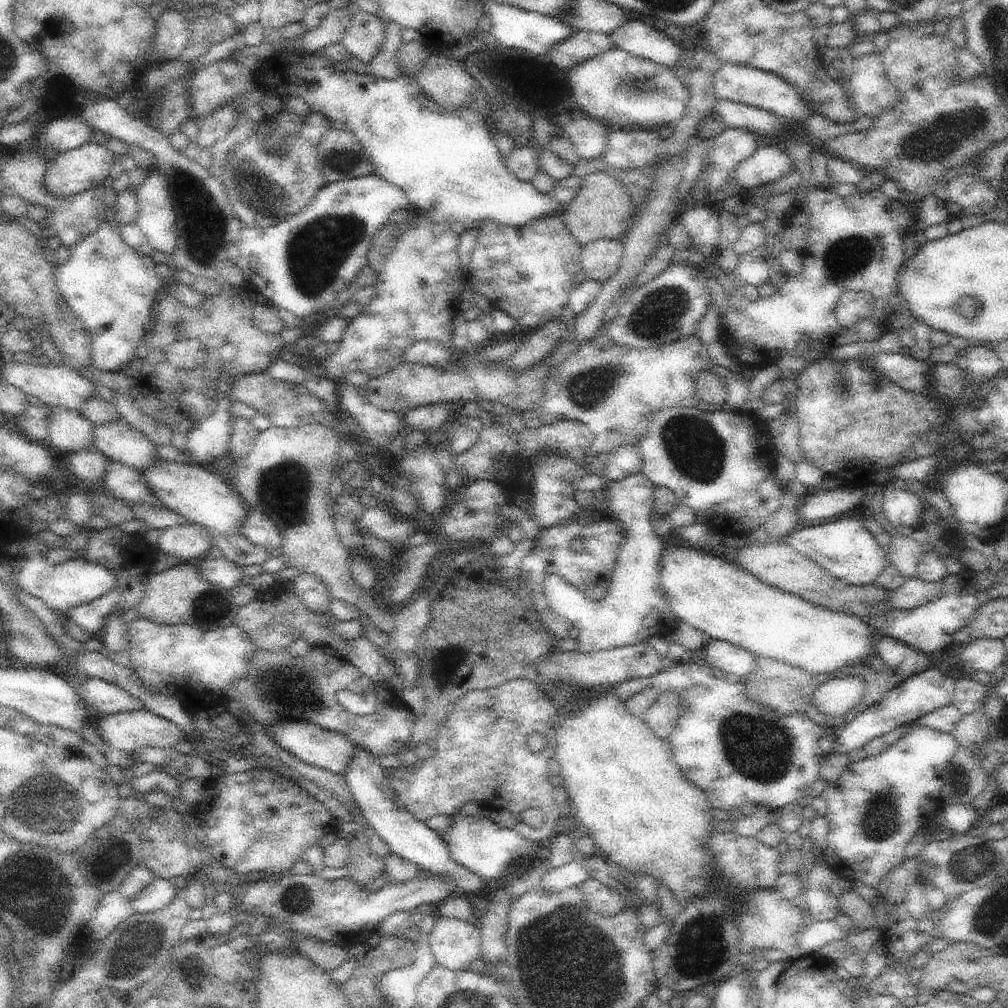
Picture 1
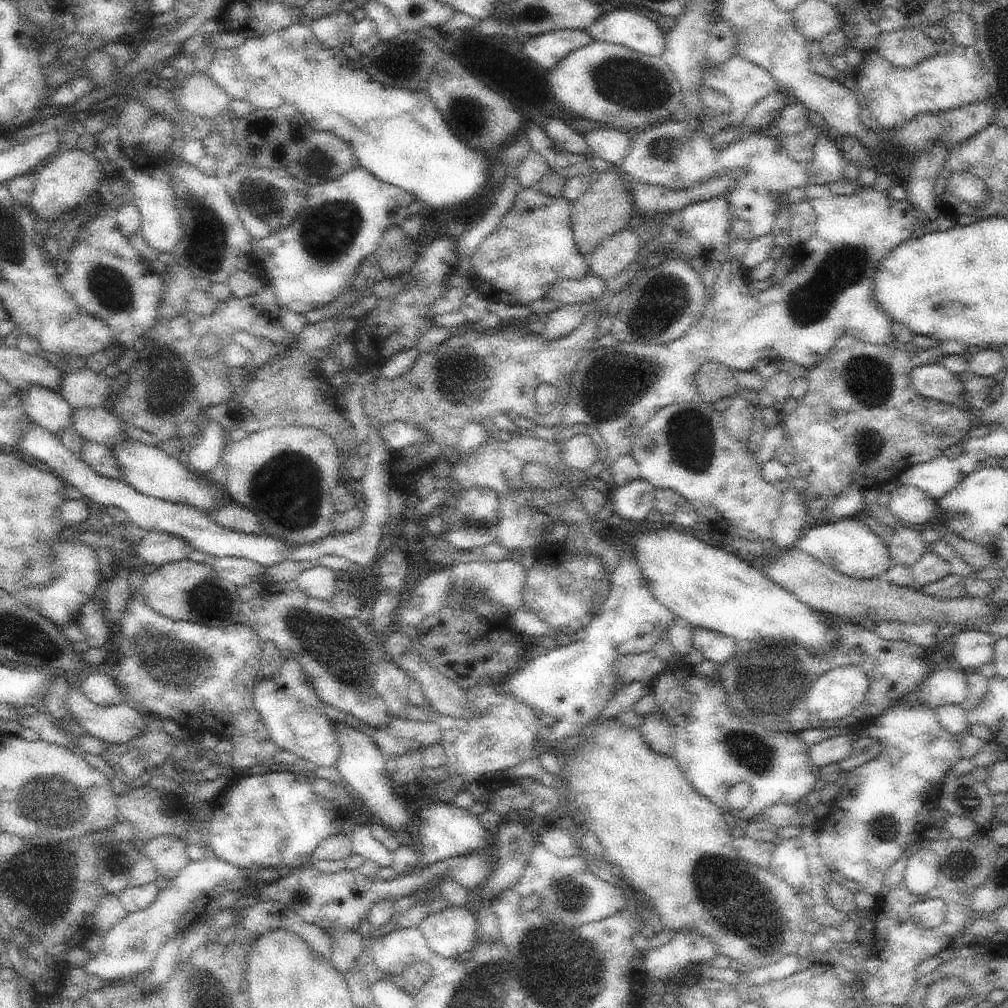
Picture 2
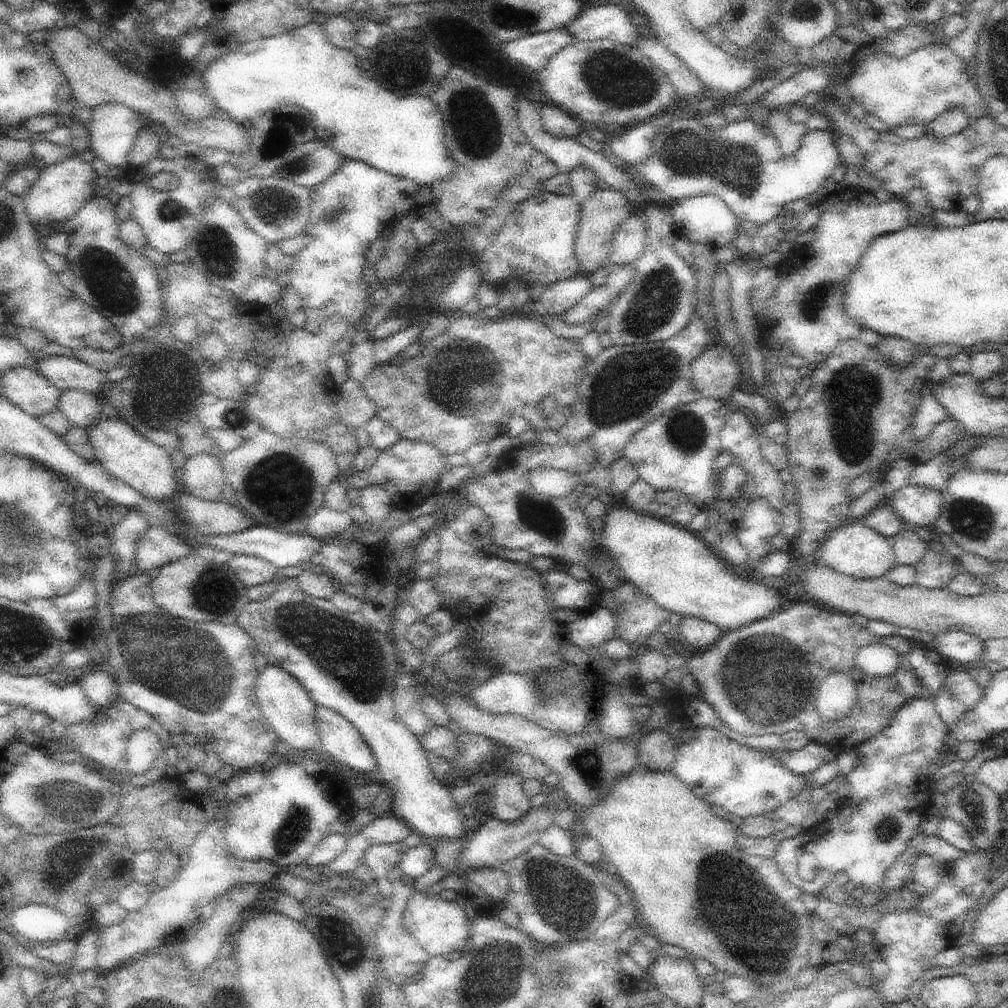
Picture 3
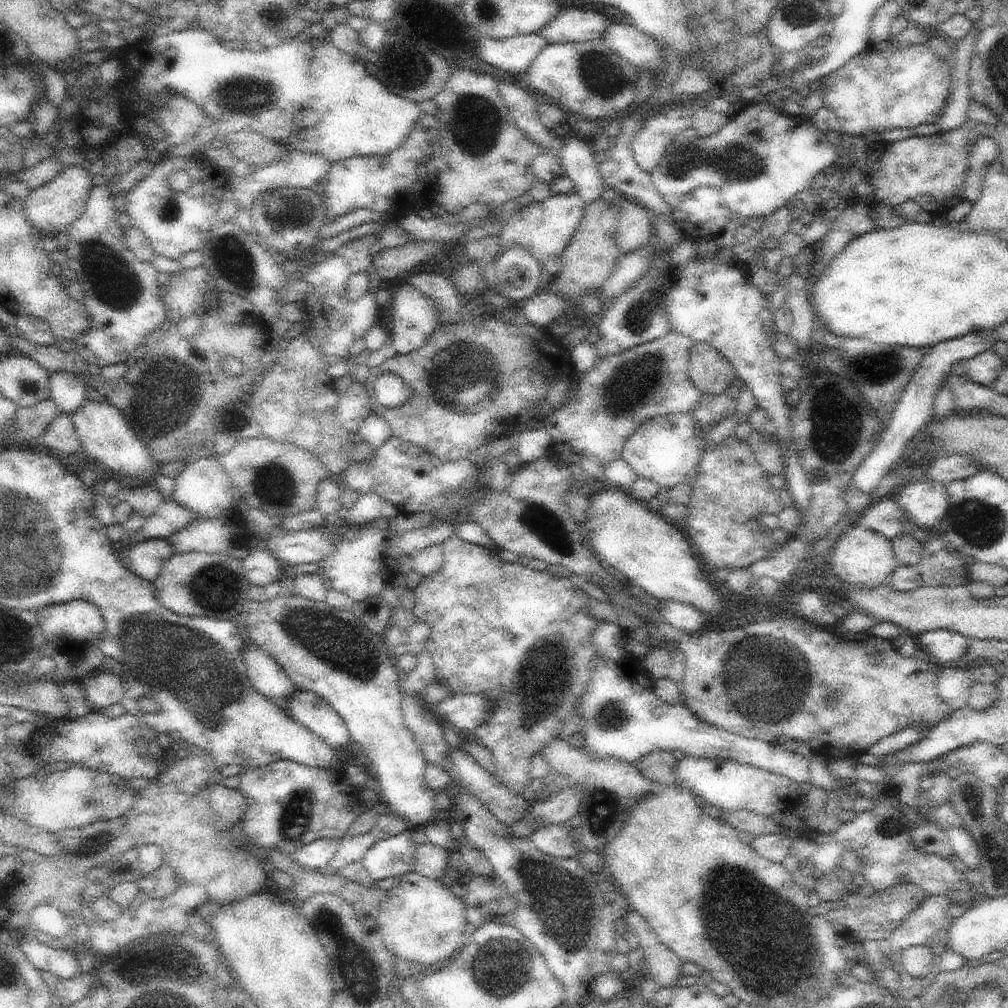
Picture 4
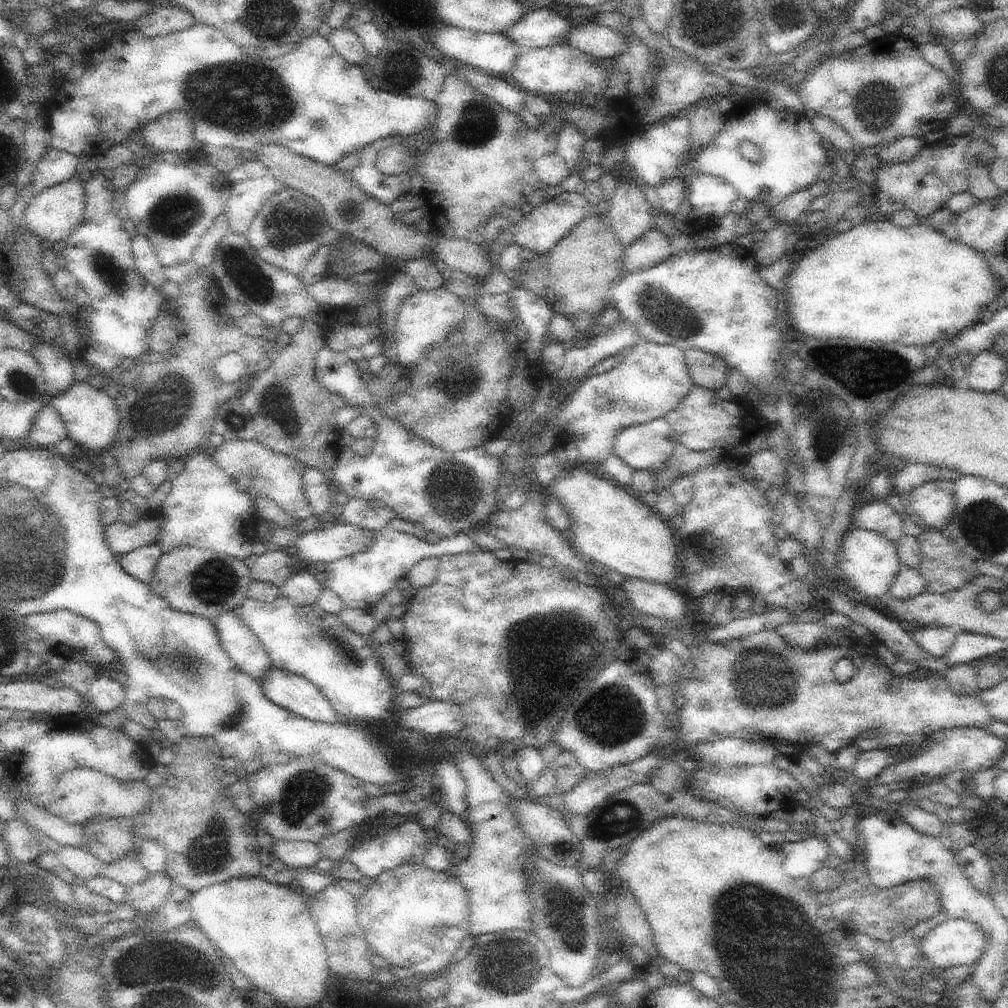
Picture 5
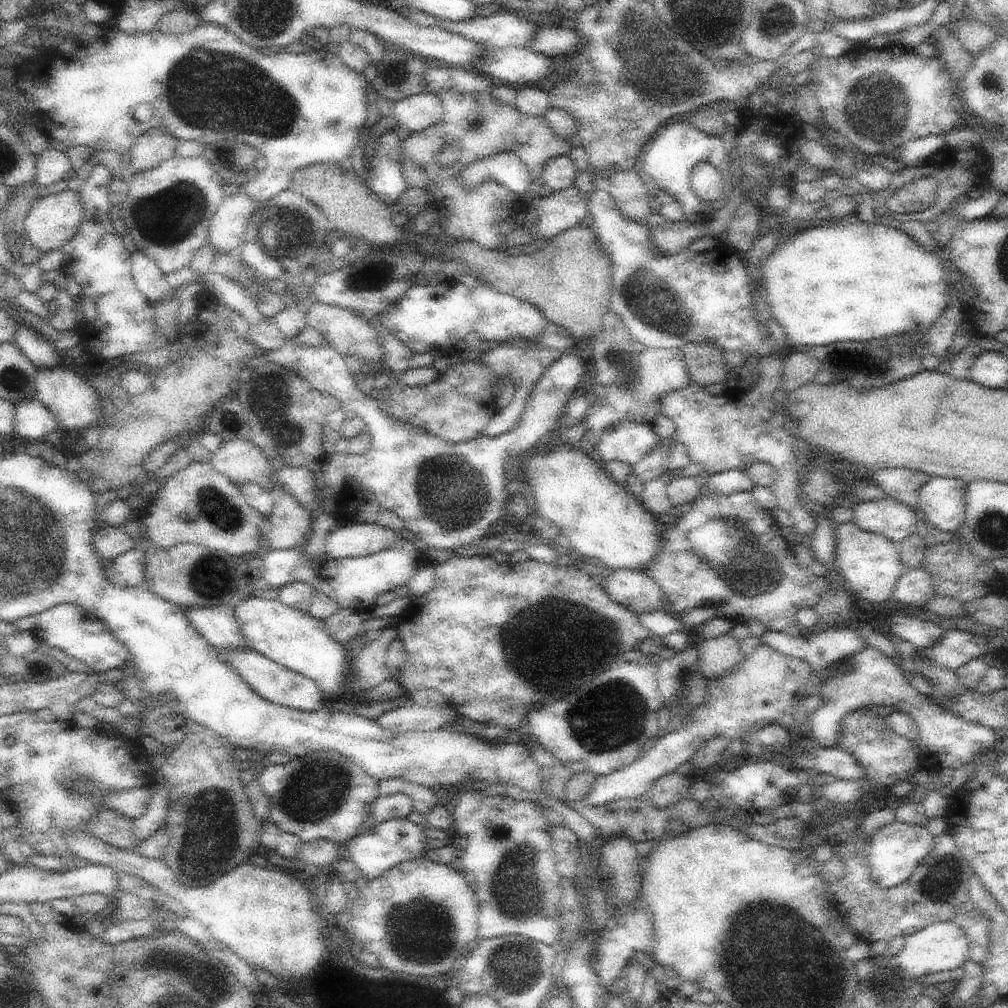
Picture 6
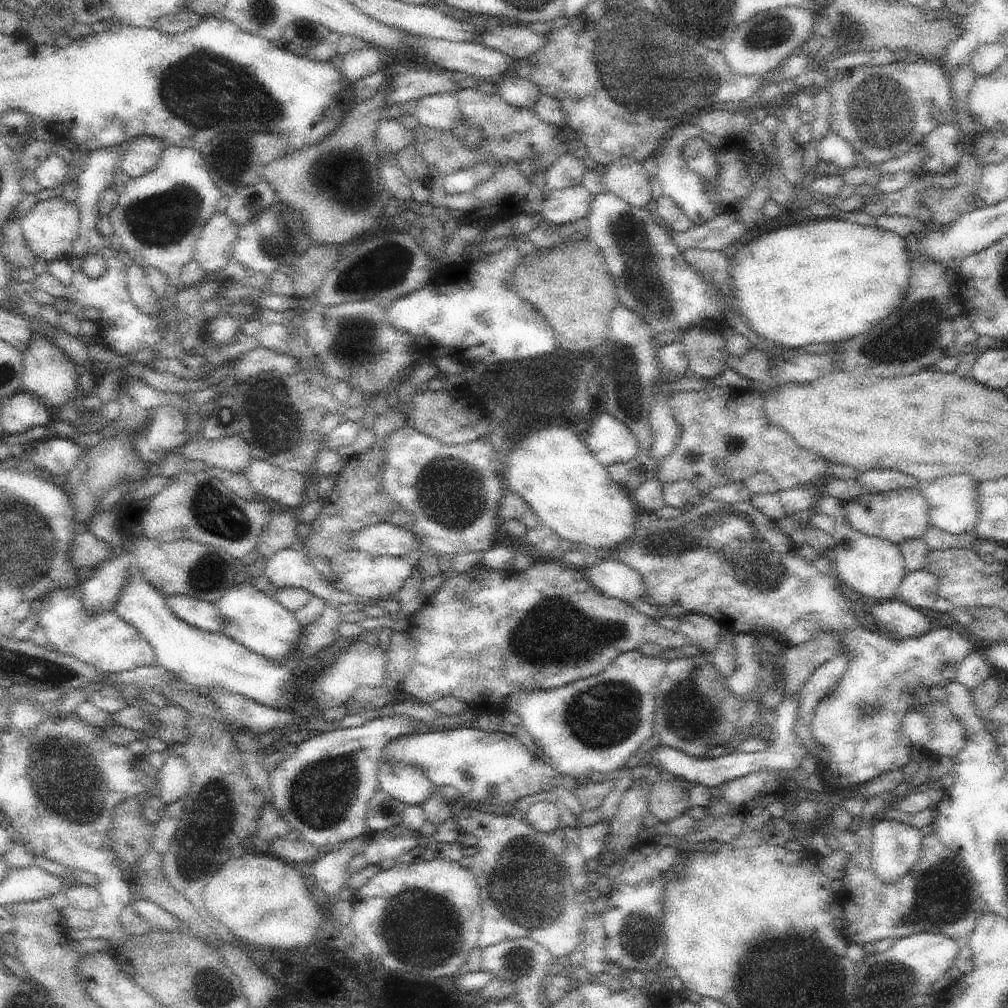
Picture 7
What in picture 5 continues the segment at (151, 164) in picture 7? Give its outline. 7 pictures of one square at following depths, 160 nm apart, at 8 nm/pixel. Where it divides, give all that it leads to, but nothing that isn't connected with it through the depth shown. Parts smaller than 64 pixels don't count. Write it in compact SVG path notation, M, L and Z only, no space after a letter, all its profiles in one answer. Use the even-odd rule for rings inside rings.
M184 110L162 114L153 122L144 125L142 134L141 144L146 144L158 153L171 151L183 154L197 147L194 120Z

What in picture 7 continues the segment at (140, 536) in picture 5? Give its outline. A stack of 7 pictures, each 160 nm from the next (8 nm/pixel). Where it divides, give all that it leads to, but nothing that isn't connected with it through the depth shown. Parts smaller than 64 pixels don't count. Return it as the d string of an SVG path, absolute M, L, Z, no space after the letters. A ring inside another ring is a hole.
M90 531L84 532L84 534L75 534L72 546L70 546L70 558L72 558L74 566L80 569L102 566L103 563L110 560L112 553L110 544L100 540Z

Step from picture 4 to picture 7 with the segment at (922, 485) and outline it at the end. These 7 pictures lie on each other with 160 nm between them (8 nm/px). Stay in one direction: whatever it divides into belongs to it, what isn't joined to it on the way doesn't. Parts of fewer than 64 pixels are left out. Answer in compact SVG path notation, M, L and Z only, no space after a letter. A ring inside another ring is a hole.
M962 474L962 476L944 476L922 489L922 494L928 500L932 529L937 527L956 535L974 531L980 517L978 486L979 483L974 478Z

